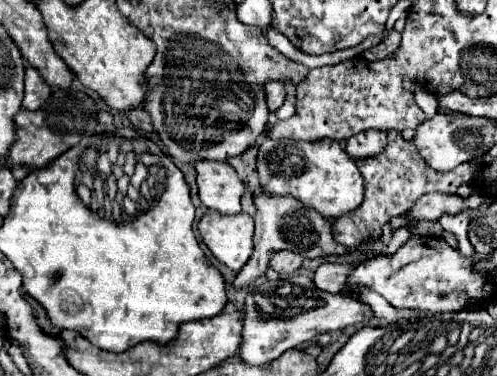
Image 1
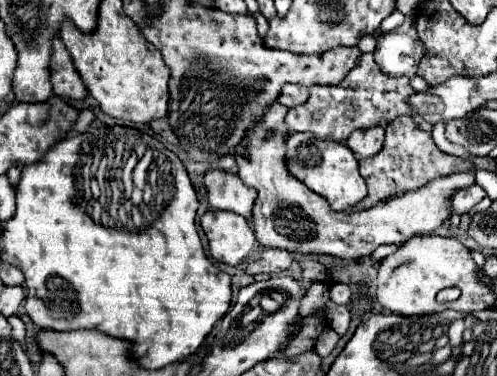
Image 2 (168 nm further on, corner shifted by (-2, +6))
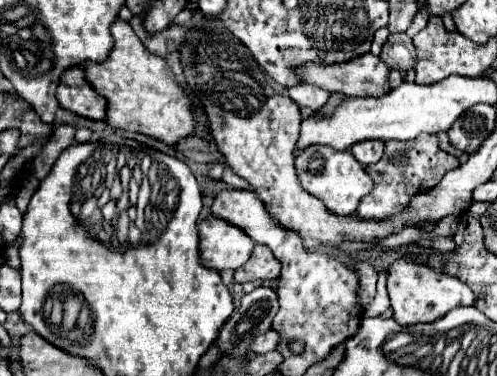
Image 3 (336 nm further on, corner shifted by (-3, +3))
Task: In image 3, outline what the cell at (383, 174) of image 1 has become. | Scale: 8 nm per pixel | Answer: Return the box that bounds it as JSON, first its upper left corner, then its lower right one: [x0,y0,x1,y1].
[356,135,460,219]

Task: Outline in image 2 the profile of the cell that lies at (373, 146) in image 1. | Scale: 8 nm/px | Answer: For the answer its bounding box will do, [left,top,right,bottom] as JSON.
[347,126,385,160]

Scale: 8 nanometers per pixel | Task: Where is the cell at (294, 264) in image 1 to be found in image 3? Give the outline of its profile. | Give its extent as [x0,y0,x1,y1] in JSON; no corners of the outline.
[234,245,282,283]

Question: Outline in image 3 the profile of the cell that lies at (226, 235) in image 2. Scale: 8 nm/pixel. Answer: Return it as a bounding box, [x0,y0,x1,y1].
[200,217,254,271]

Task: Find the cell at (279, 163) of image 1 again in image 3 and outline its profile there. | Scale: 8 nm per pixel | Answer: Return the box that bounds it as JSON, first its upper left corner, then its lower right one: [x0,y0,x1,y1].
[296,145,372,215]

